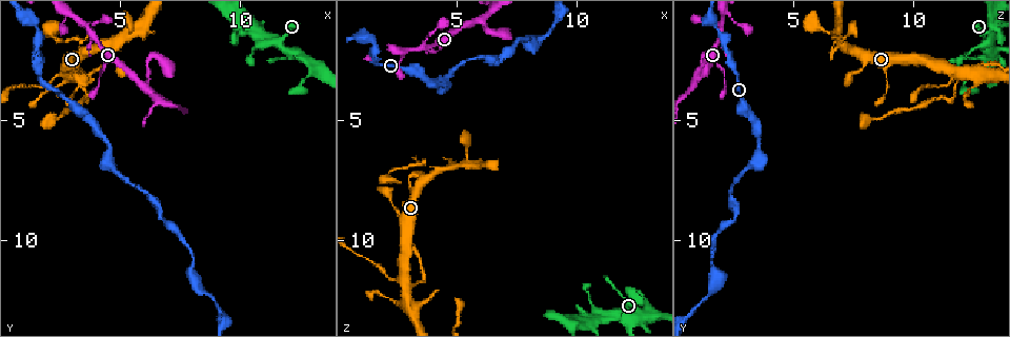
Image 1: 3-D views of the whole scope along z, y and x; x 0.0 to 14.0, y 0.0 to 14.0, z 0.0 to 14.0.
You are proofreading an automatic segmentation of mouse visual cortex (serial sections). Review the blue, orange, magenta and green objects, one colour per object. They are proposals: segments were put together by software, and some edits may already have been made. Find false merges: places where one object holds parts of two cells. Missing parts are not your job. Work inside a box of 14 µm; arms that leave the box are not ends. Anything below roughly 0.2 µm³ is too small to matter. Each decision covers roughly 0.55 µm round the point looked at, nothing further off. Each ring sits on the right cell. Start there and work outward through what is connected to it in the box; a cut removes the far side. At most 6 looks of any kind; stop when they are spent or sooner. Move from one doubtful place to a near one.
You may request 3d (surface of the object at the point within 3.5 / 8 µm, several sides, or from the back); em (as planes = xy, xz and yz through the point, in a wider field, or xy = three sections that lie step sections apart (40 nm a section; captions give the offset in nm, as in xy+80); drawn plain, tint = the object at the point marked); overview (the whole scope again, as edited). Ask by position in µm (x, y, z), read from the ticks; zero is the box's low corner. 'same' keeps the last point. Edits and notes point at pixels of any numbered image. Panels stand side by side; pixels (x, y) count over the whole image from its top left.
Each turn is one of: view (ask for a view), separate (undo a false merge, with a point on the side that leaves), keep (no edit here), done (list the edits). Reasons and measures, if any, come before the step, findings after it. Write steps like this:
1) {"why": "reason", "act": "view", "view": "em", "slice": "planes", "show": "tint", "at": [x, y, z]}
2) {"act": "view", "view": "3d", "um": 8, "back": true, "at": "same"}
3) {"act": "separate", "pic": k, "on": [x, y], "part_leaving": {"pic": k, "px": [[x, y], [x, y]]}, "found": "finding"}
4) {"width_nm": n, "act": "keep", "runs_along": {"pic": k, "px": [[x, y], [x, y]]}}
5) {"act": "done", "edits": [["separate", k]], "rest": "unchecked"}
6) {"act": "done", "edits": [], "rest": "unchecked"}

{"why": "thin neck", "act": "view", "view": "3d", "um": 3.5, "at": [1.4, 2.2, 2.3]}

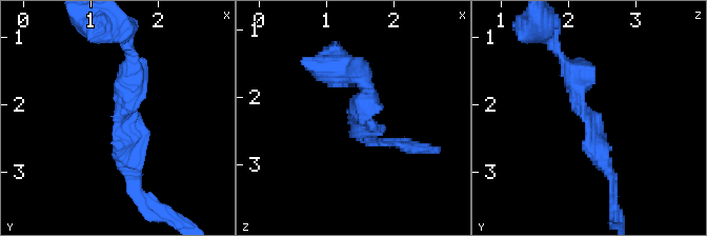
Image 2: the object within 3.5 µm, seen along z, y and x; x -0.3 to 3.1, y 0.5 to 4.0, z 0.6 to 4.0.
{"why": "now the EM", "act": "view", "view": "em", "slice": "xy", "step": 2, "show": "tint", "at": [1.50, 2.25, 2.35]}

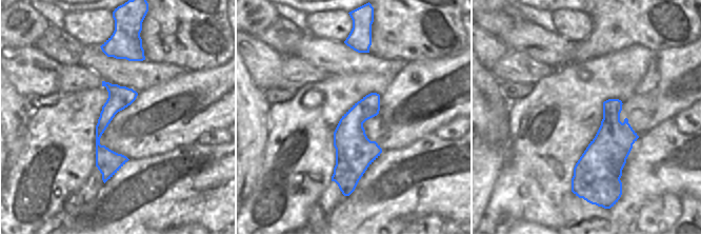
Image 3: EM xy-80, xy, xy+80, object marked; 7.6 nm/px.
{"why": "cut it another way", "act": "view", "view": "em", "slice": "xy", "step": 1, "show": "tint", "at": "same"}

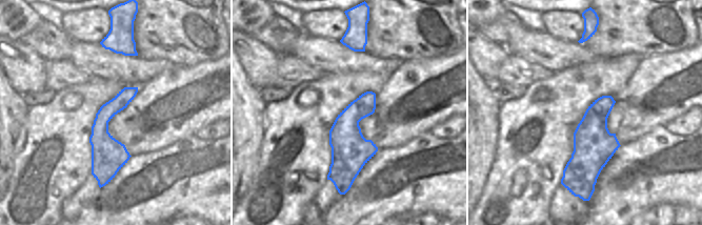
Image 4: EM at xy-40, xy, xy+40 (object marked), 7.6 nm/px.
{"act": "keep", "runs_along": {"pic": 2, "px": [[613, 181], [562, 58]]}, "found": "continuous, no second cell"}

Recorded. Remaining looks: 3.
{"why": "a narrow waist", "act": "view", "view": "em", "slice": "xy", "step": 2, "show": "tint", "at": [6.7, 9.2, 2.6]}

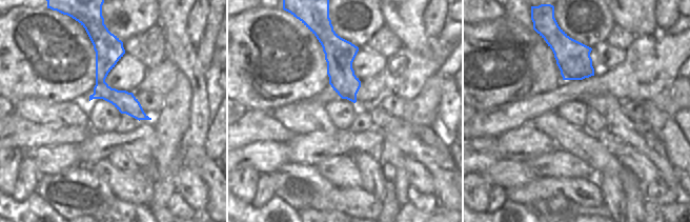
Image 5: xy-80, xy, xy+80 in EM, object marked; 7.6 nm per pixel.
{"why": "wider look", "act": "view", "view": "3d", "um": 3.5, "back": true, "at": "same"}

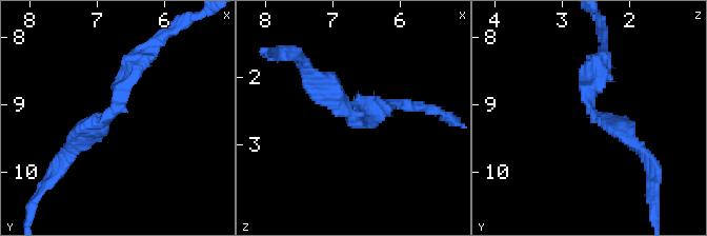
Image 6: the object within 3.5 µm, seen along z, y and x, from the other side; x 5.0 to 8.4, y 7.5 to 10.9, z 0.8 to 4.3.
{"act": "keep", "runs_along": {"pic": 5, "px": [[95, 42], [101, 84], [144, 117]]}, "found": "all the same cell"}

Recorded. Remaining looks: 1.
{"act": "done", "edits": [], "rest": "unchecked"}

